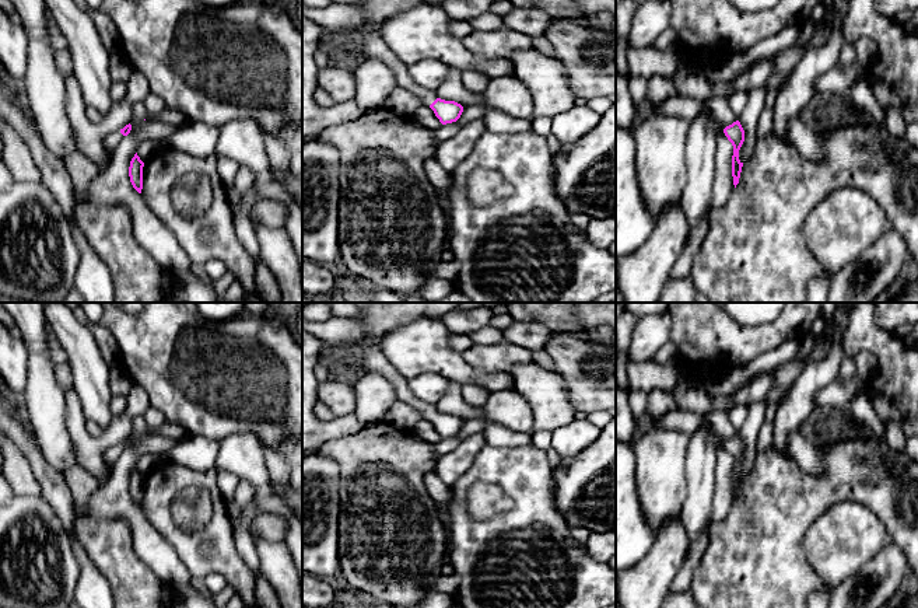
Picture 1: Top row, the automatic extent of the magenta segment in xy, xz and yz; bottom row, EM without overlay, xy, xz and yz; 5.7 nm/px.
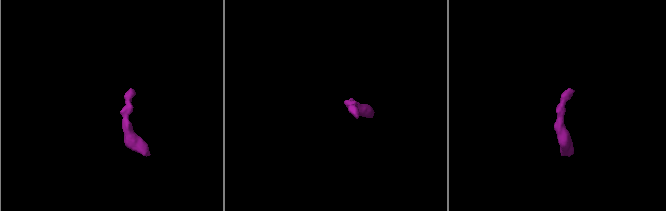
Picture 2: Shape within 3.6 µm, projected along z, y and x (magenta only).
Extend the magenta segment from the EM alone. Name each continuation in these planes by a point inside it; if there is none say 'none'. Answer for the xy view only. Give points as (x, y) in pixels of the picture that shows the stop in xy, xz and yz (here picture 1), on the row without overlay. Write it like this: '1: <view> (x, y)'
1: xy (115, 451)

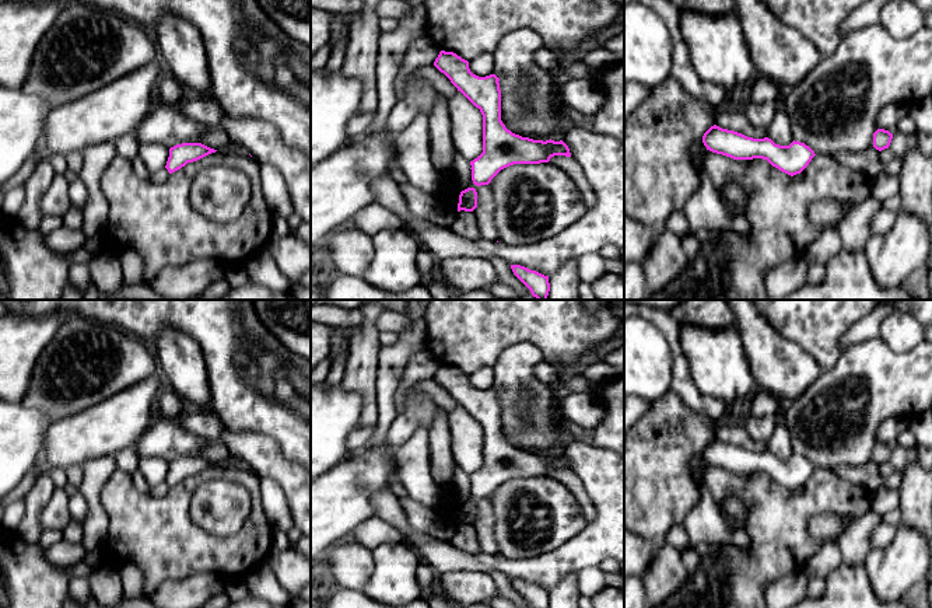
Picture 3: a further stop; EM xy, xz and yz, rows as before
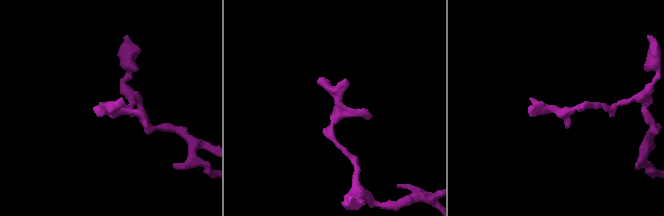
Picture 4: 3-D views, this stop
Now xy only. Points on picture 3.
none

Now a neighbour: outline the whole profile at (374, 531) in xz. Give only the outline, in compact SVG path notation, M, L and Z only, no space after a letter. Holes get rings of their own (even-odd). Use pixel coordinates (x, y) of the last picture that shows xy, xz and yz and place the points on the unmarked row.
M376 516L355 527L351 538L369 549L385 542L406 542L406 535L400 530Z

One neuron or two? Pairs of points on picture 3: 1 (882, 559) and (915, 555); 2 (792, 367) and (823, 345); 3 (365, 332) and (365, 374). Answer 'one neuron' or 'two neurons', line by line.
1: one neuron
2: two neurons
3: one neuron

